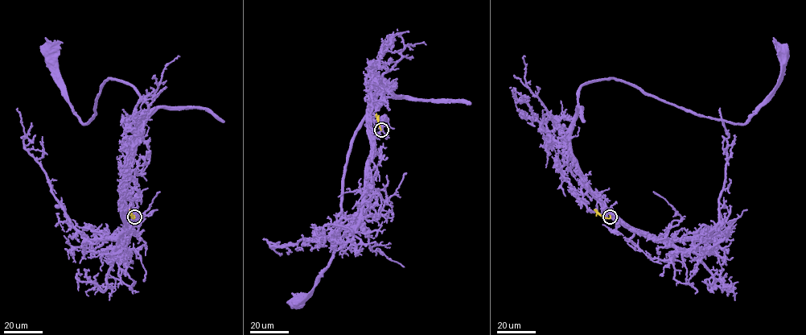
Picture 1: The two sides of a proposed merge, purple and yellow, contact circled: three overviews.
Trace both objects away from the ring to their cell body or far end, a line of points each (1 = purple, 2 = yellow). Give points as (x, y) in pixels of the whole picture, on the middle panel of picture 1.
1: (381, 130), (371, 130), (369, 110), (384, 89), (394, 97), (383, 97), (355, 132), (332, 258), (299, 303)
2: (380, 130), (376, 113)

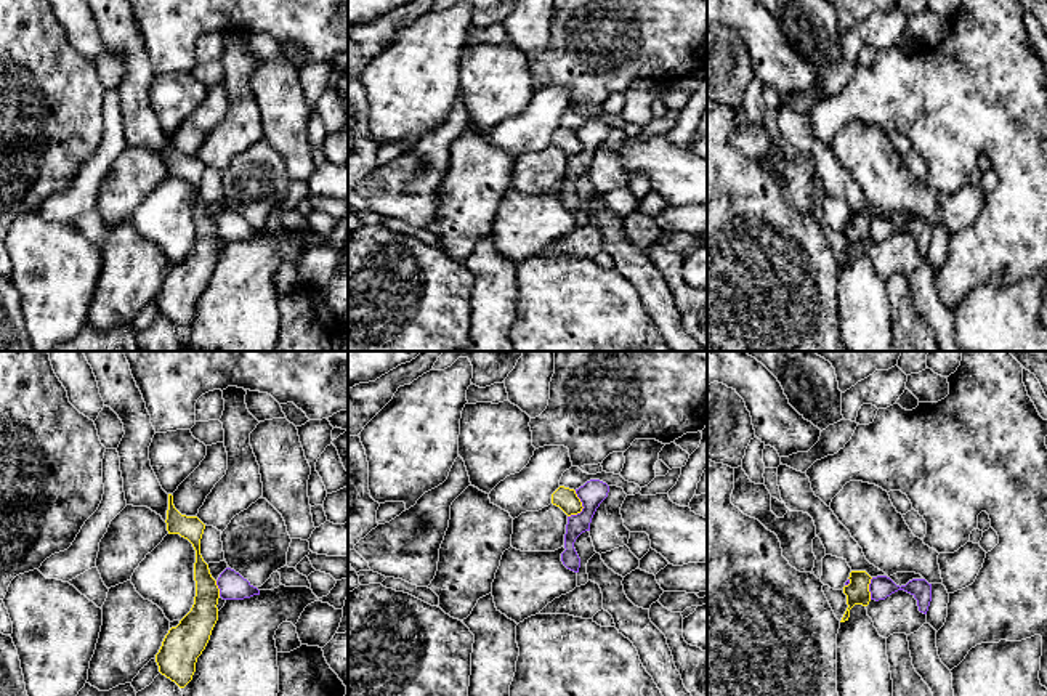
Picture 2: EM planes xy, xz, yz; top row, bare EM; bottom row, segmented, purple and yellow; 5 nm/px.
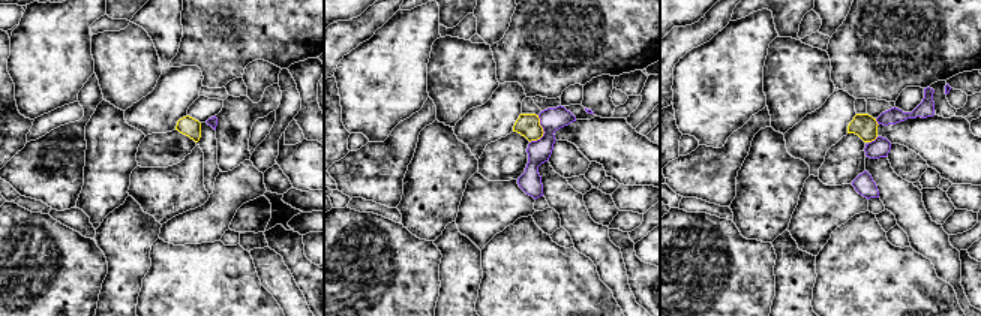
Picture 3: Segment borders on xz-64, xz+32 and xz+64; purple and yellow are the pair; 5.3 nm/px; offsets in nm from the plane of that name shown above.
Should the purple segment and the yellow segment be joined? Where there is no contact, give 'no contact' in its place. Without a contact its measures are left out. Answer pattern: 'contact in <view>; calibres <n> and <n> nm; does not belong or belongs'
contact in xz; calibres 120 and 110 nm; does not belong

